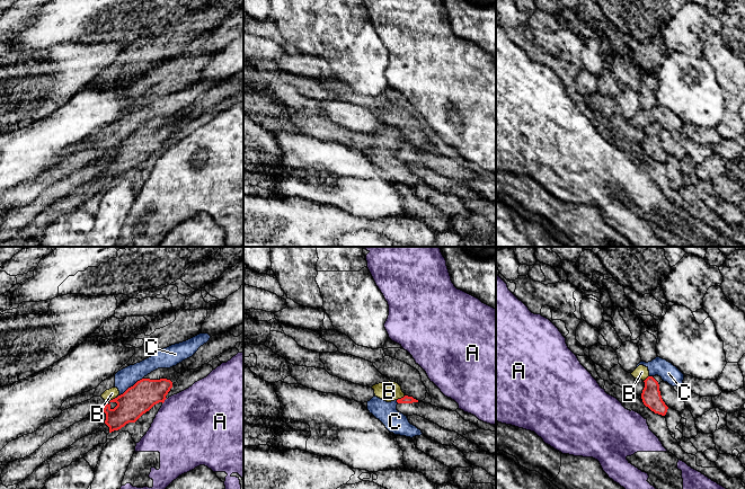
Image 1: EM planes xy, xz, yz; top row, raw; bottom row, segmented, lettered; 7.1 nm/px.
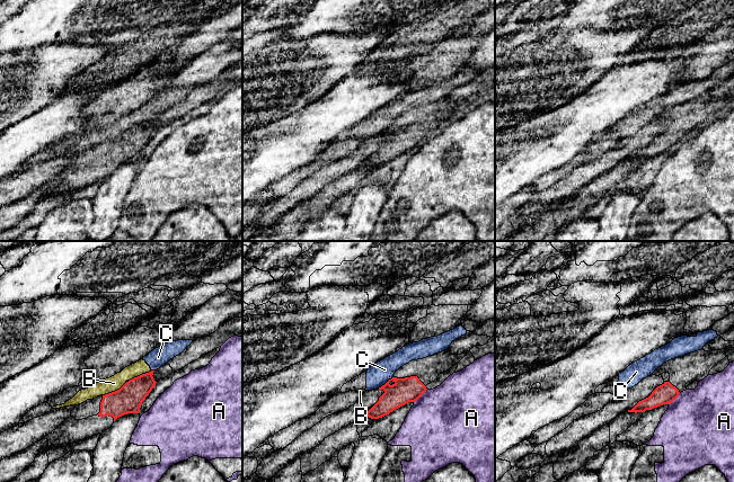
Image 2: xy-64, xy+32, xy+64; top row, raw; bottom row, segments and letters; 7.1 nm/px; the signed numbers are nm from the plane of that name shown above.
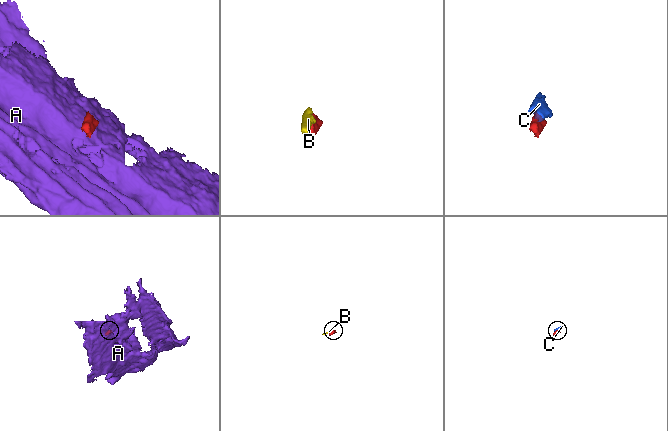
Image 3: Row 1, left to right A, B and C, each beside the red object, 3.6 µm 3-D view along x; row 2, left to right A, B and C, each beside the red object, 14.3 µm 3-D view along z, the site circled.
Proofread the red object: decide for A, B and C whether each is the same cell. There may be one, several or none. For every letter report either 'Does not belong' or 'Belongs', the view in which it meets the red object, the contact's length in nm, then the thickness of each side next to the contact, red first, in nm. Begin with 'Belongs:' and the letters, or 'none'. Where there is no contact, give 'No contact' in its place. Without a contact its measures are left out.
Belongs: none
A: Does not belong. Touches red in xy. Shared border 50 nm. Thickness 220 nm (red) against 480 nm
B: Does not belong. Touches red in xz. Shared border 70 nm. Thickness 60 nm (red) against 140 nm
C: Does not belong. Touches red in xy. Shared border 240 nm. Thickness 220 nm (red) against 140 nm

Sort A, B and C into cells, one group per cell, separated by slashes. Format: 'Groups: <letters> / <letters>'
Groups: A / B C

